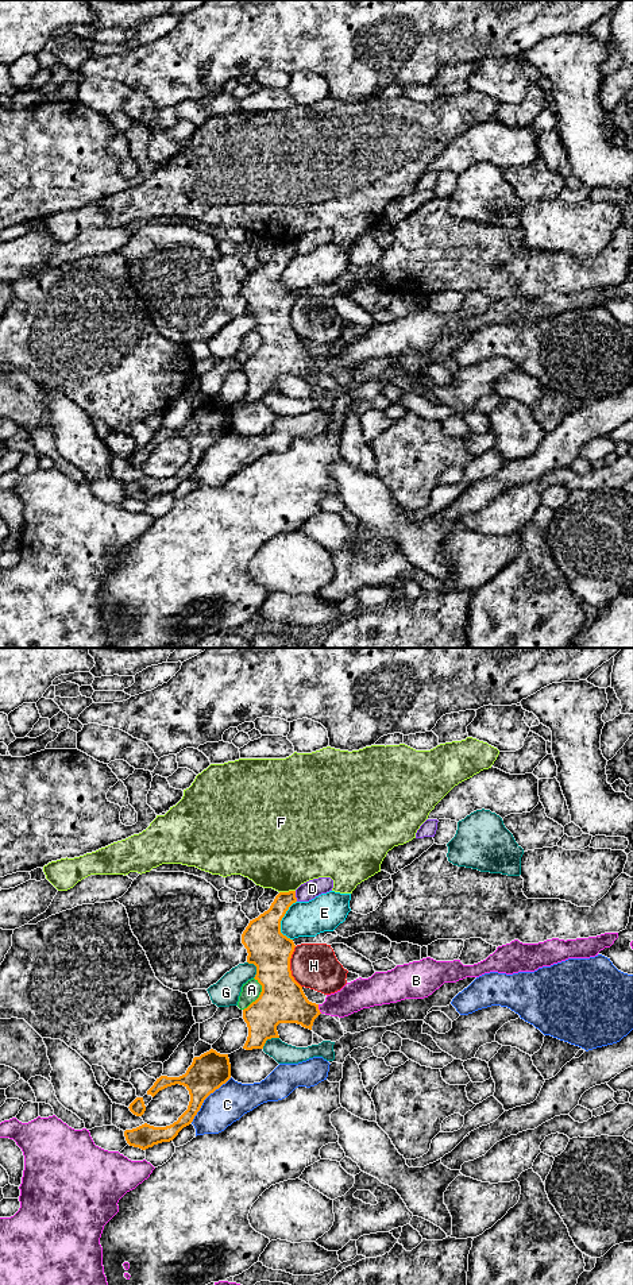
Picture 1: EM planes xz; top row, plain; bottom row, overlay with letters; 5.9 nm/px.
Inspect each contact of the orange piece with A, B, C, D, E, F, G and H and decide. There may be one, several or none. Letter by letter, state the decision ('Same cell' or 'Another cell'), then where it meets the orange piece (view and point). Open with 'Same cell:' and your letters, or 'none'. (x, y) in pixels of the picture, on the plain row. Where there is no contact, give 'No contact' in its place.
Same cell: none
A: Another cell. Touches orange at xz (259, 347)
B: Another cell. Touches orange at xz (317, 361)
C: Another cell. Touches orange at xz (207, 448)
D: Another cell. Touches orange at xz (294, 249)
E: Another cell. Touches orange at xz (281, 271)
F: Another cell. Touches orange at xz (286, 244)
G: Another cell. Touches orange at xz (257, 320)
H: Another cell. Touches orange at xz (289, 319)

